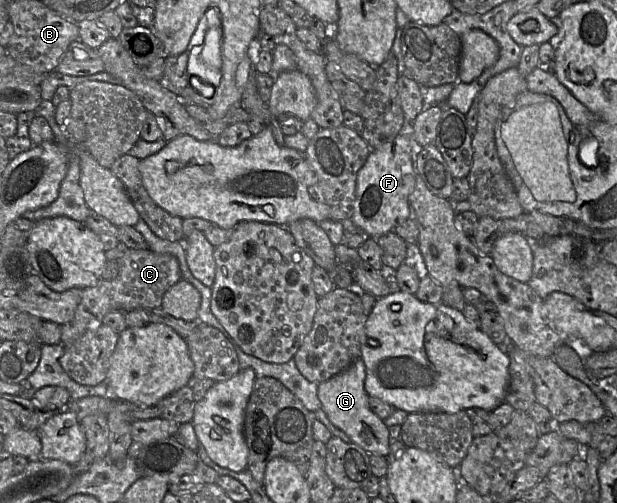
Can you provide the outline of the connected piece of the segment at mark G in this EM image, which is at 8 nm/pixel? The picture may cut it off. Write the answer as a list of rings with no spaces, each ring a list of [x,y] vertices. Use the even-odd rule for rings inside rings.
[[[357,359],[343,372],[318,384],[319,400],[329,420],[348,435],[354,444],[358,445],[369,454],[388,457],[390,454],[389,445],[391,443],[389,427],[386,426],[384,420],[379,418],[369,407],[370,396],[365,390],[365,378],[365,364],[361,359]]]

